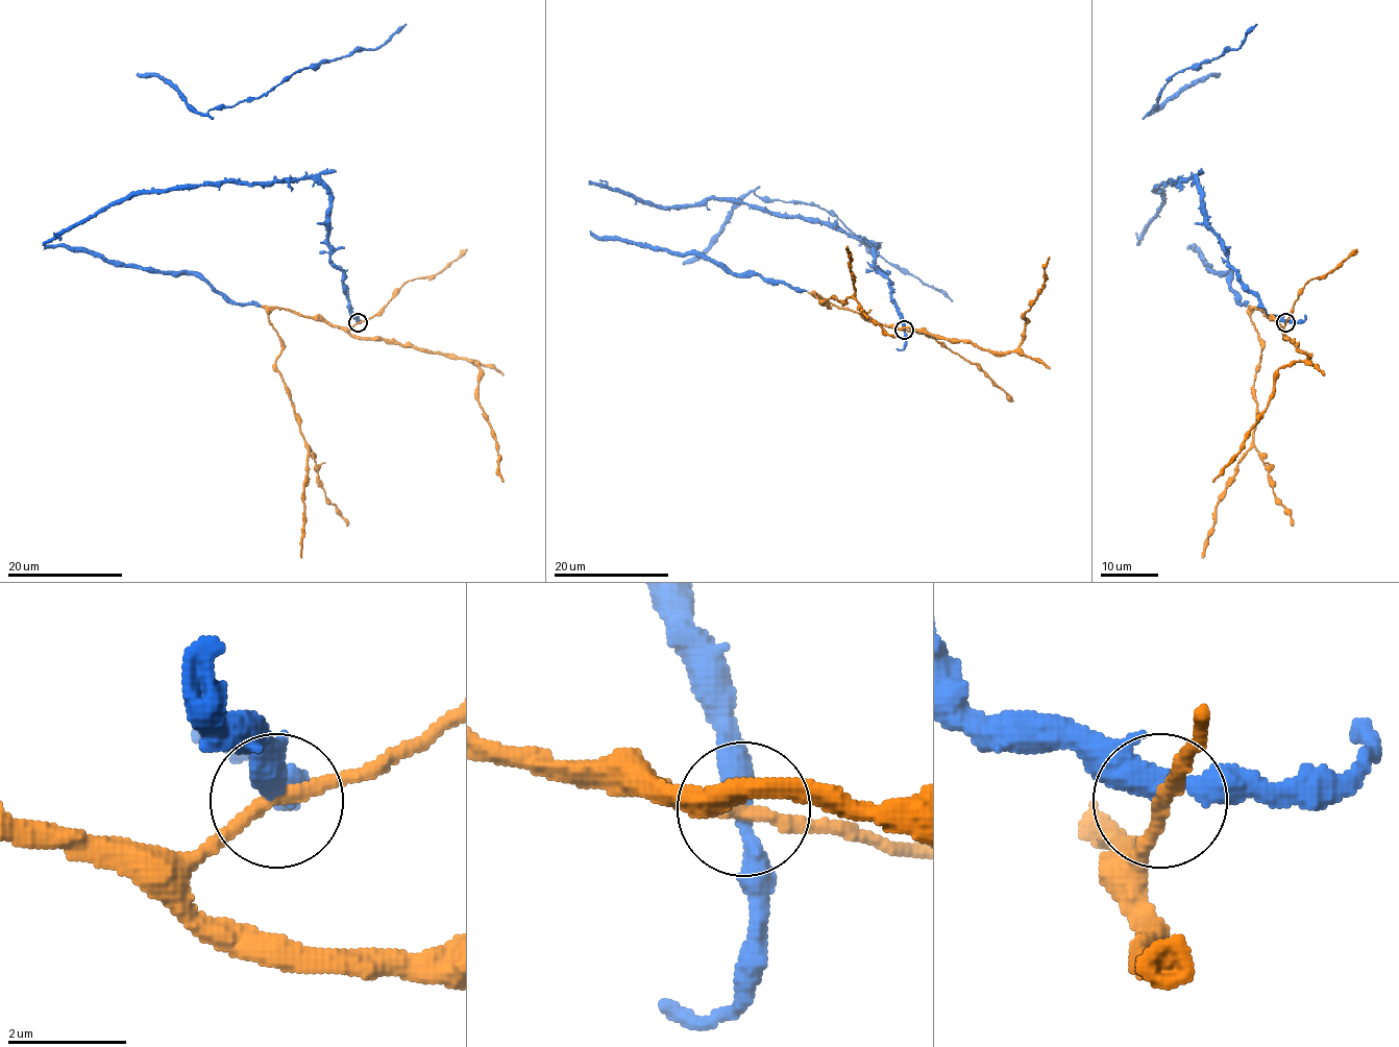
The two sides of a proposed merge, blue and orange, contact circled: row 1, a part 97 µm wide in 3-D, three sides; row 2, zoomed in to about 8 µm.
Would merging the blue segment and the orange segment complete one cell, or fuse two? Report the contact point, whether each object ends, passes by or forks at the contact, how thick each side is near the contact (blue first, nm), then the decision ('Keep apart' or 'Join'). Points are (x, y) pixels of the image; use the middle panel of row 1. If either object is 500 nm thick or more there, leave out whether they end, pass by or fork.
Place: (904, 330). At the ring blue passes by. At the ring orange passes by. Thickness 380 nm (blue) against 240 nm. Join

